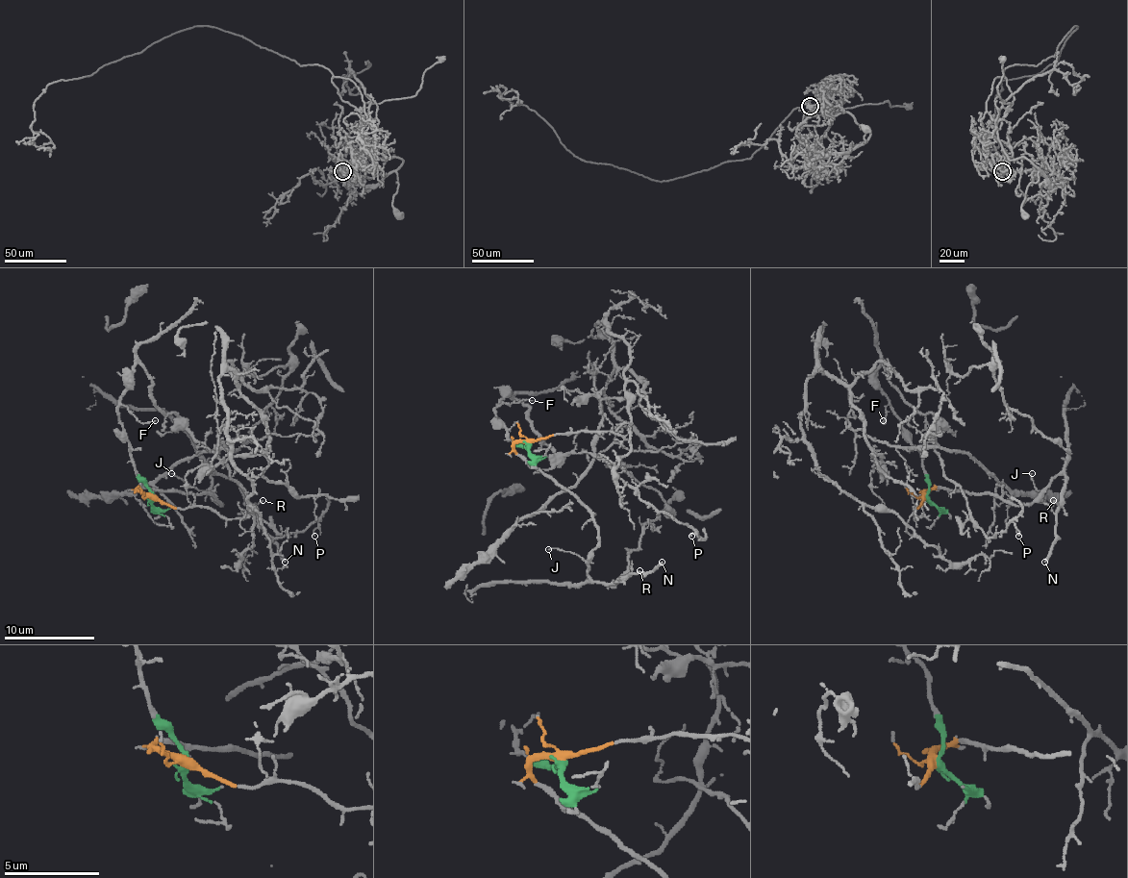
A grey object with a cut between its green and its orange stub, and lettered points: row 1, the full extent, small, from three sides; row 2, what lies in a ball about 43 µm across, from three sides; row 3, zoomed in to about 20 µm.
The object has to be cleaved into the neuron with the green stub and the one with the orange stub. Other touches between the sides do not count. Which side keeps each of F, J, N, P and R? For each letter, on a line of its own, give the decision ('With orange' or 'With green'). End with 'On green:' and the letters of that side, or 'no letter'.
F: With green
J: With orange
N: With orange
P: With green
R: With orange
On green: F, P

